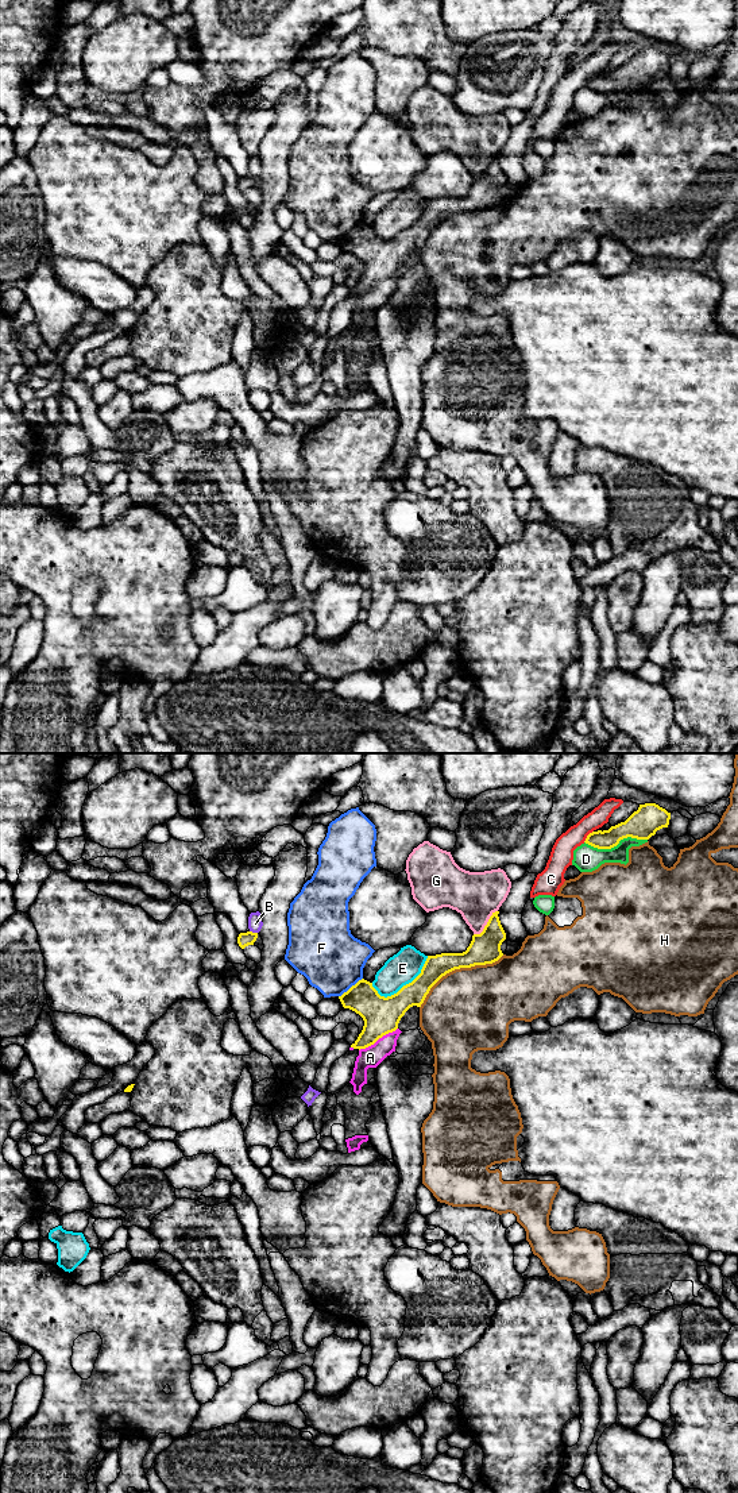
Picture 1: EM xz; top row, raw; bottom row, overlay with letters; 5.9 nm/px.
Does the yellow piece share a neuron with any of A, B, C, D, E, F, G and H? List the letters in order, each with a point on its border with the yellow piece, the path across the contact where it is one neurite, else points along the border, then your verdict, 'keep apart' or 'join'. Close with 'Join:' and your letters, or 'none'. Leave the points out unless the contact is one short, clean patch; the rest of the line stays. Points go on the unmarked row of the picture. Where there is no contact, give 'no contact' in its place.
A: meets yellow in xz at (378, 282); runs through xz (381, 259), (378, 282), (370, 301); join
B: meets yellow in xz at (254, 177); keep apart
C: meets yellow in xz at (587, 80); keep apart
D: meets yellow in xz at (615, 89); keep apart
E: meets yellow in xz at (404, 230); keep apart
F: meets yellow in xz at (351, 231); keep apart
G: meets yellow in xz at (486, 169); keep apart
H: meets yellow in xz at (458, 212); keep apart
Join: A

